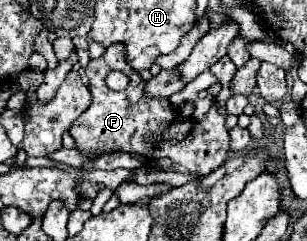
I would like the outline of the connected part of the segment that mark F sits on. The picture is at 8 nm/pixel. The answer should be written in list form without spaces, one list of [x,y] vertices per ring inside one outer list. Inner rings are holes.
[[[111,45],[99,59],[89,61],[85,69],[89,77],[89,89],[93,95],[91,107],[75,121],[71,127],[71,137],[77,137],[77,149],[87,153],[95,151],[129,151],[139,153],[149,159],[171,157],[177,165],[175,171],[179,173],[197,173],[209,175],[213,169],[221,167],[229,157],[229,133],[225,129],[225,109],[215,109],[205,115],[203,123],[187,119],[181,111],[173,109],[167,99],[145,99],[143,85],[145,81],[139,77],[135,69],[129,69],[125,63],[123,45]],[[111,69],[123,69],[123,73],[131,79],[129,87],[121,93],[111,91],[105,85],[105,77]]]

